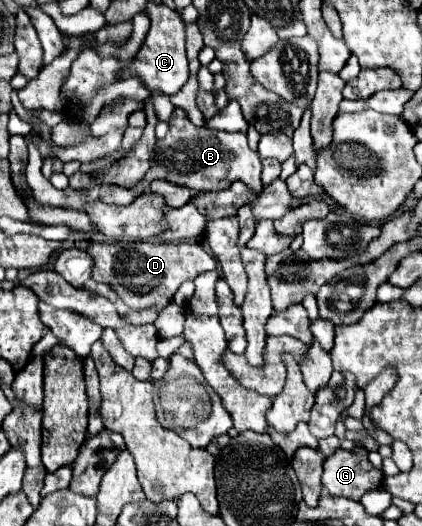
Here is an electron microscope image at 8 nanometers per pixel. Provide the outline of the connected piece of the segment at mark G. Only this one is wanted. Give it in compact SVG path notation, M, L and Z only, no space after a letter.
M337 449L323 461L323 487L333 497L359 501L363 493L381 487L383 471L375 469L369 459Z

